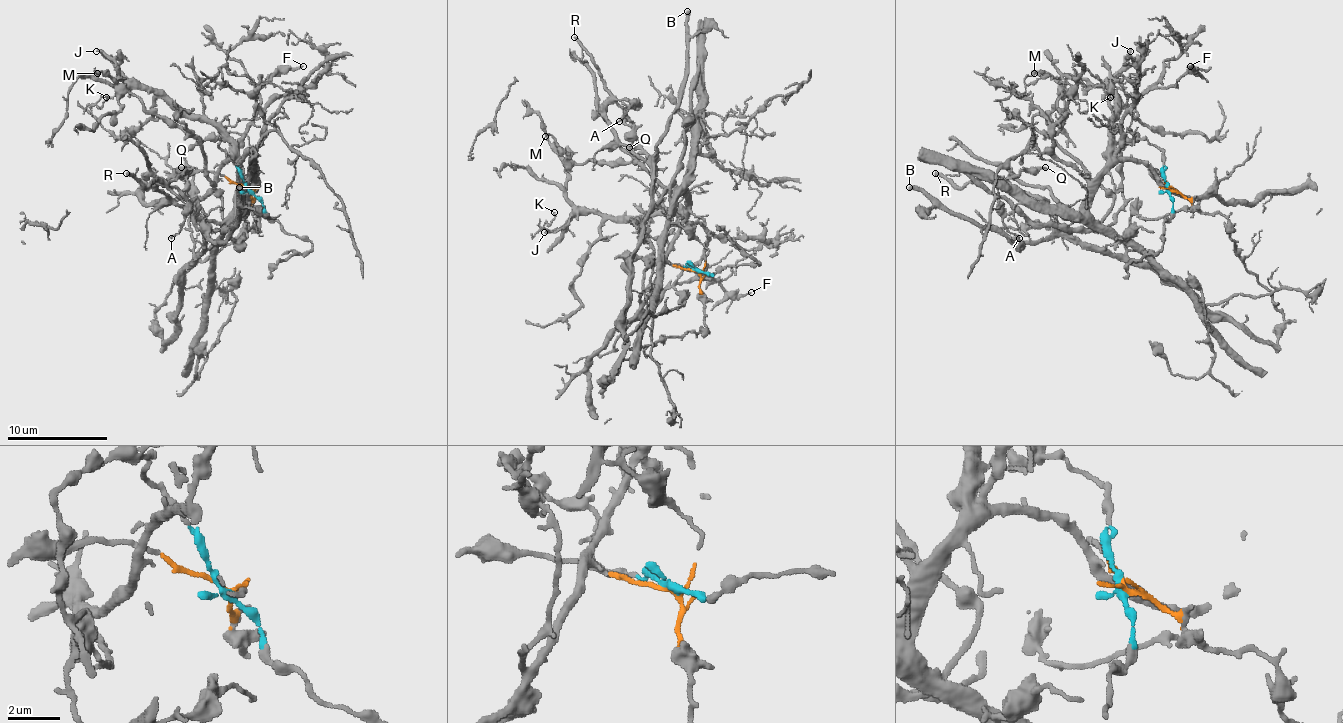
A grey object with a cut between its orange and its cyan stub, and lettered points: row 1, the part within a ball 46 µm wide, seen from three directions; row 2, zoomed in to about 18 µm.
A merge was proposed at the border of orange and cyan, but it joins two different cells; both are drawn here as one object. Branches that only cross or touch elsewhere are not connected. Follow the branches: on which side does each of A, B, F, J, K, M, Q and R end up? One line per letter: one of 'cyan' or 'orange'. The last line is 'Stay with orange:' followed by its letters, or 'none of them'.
A: orange
B: orange
F: cyan
J: cyan
K: cyan
M: cyan
Q: orange
R: orange
Stay with orange: A, B, Q, R

